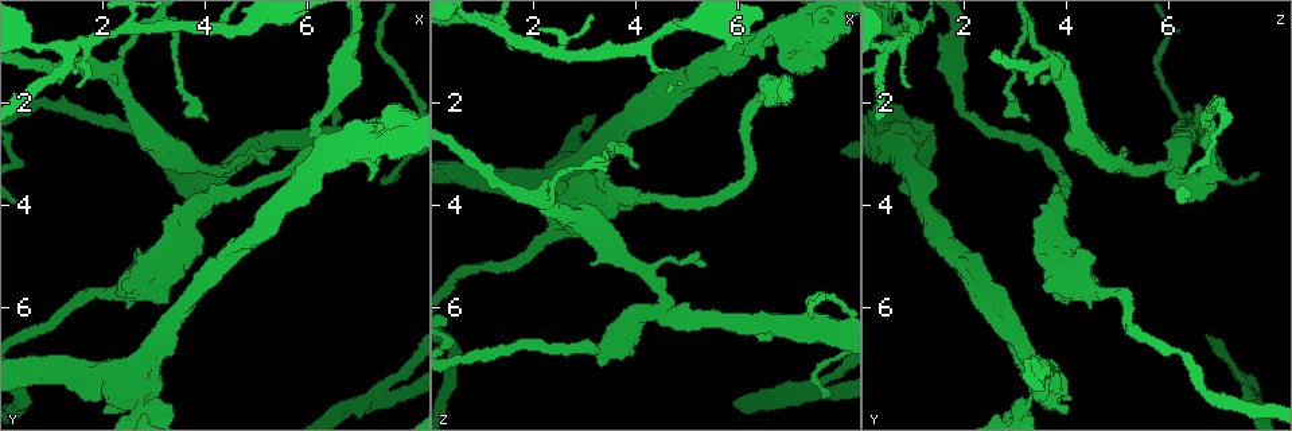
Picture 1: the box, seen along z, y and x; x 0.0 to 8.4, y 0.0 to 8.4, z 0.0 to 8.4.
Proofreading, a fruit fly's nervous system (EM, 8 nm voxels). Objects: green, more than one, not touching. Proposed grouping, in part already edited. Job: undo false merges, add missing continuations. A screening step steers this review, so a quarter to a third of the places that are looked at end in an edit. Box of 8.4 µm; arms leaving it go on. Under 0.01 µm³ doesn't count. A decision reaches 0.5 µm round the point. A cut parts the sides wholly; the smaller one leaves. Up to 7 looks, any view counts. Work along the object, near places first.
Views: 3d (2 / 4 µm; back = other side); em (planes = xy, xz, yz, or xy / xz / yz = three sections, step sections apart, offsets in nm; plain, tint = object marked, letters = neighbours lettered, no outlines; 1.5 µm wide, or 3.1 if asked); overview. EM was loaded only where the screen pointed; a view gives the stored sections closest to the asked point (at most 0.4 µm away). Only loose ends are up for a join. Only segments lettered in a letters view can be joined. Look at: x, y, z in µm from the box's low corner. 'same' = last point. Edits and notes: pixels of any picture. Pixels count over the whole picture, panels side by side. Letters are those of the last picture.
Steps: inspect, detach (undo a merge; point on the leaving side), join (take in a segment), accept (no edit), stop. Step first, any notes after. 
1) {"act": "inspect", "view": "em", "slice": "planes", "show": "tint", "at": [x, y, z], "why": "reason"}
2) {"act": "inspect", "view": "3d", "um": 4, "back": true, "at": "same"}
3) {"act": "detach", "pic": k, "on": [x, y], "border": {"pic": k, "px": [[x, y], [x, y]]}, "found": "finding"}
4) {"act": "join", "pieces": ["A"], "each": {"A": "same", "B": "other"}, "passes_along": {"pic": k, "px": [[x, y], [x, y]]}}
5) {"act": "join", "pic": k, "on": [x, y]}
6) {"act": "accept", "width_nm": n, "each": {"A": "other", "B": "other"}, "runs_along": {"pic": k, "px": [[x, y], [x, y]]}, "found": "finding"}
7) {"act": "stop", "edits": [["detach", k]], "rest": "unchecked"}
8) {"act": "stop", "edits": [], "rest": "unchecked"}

{"act": "inspect", "view": "3d", "um": 4, "at": [2.45, 0.50, 1.05], "why": "four-way junction"}

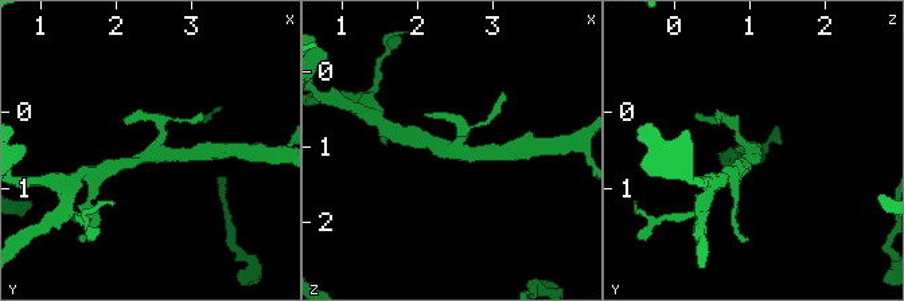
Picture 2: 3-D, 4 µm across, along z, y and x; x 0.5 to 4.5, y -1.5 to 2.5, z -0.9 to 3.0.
{"act": "inspect", "view": "em", "slice": "yz", "step": 4, "show": "plain", "at": [2.45, 0.50, 1.00], "arms": 4, "why": "need the tissue"}

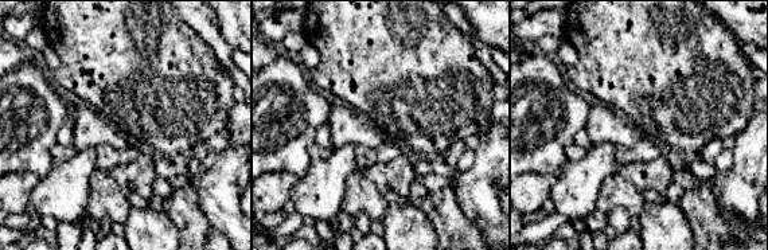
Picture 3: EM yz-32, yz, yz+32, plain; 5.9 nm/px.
{"act": "inspect", "view": "em", "slice": "yz", "step": 4, "show": "letters", "at": "same"}

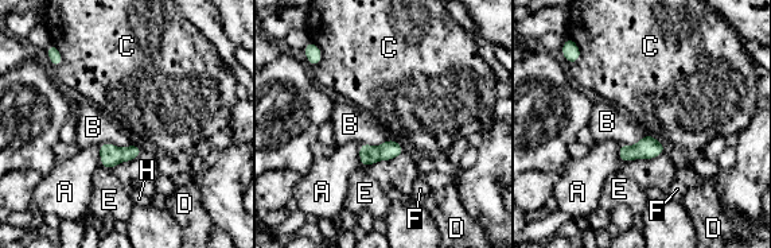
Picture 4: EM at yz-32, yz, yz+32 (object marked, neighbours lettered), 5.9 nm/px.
{"act": "accept", "each": {"A": "other", "B": "other", "C": "other", "D": "other", "E": "other", "F": "other", "H": "other"}, "border": {"pic": 4, "px": [[131, 142], [98, 146]]}, "found": "one neuron here"}

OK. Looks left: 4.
{"act": "inspect", "view": "3d", "um": 2, "at": [4.55, 3.25, 6.10], "why": "three arms meet"}

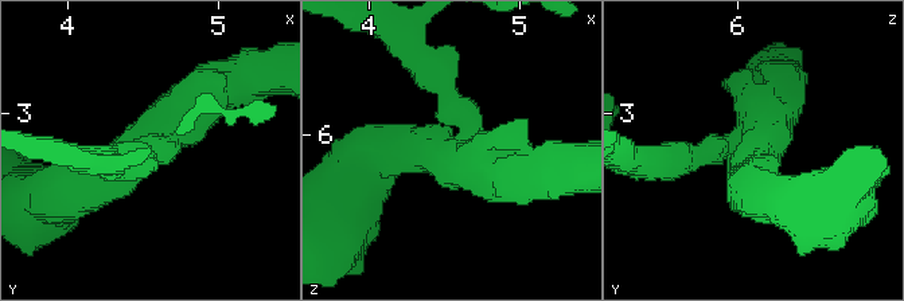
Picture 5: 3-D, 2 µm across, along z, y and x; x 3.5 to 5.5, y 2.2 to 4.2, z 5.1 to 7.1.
{"act": "inspect", "view": "em", "slice": "yz", "step": 8, "show": "tint", "at": [4.58, 3.18, 6.06], "arms": 3, "arm_widths_nm": [240, 320, 320]}

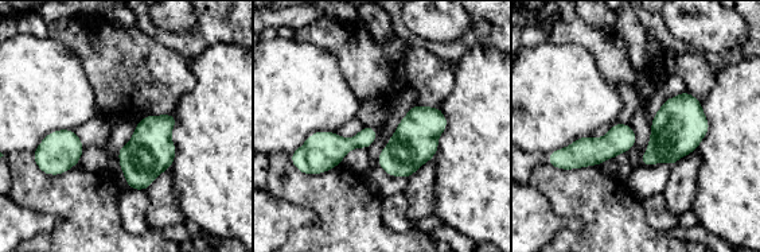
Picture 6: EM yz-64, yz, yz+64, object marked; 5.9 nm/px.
{"act": "inspect", "view": "em", "slice": "planes", "show": "letters", "at": "same", "why": "another direction"}

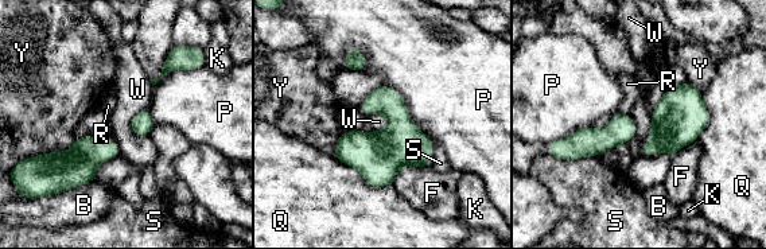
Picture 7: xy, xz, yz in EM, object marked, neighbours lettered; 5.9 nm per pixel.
{"act": "accept", "each": {"B": "other", "F": "other", "K": "other", "P": "other", "Q": "other", "R": "other", "S": "other", "W": "other", "Y": "other"}, "border": {"pic": 7, "px": [[148, 107], [129, 123], [139, 137]]}, "found": "one neuron here"}

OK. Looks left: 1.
{"act": "stop", "edits": [], "rest": "unchecked"}

